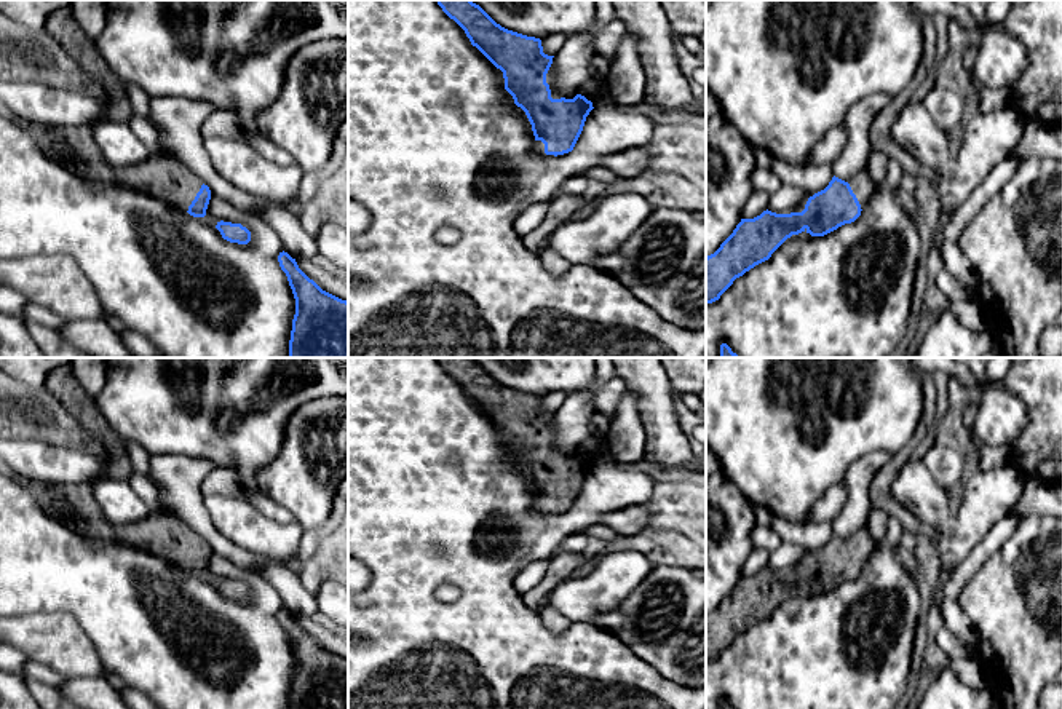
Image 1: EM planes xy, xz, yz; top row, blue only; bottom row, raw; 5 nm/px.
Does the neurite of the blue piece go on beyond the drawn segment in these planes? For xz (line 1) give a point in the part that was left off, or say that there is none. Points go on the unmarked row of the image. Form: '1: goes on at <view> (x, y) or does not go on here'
1: goes on at xz (538, 503)

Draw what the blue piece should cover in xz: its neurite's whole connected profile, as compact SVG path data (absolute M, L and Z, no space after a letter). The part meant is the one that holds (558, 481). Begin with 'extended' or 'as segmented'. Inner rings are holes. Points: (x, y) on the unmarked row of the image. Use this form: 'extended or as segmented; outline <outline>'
extended; outline M471 358L436 359L465 388L471 402L503 430L505 447L532 482L533 506L554 514L572 509L594 465L581 452L551 455L546 431L554 414L543 410L541 398L501 385Z

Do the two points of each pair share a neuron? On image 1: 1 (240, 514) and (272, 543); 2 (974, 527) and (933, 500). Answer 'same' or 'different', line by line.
1: same
2: same

